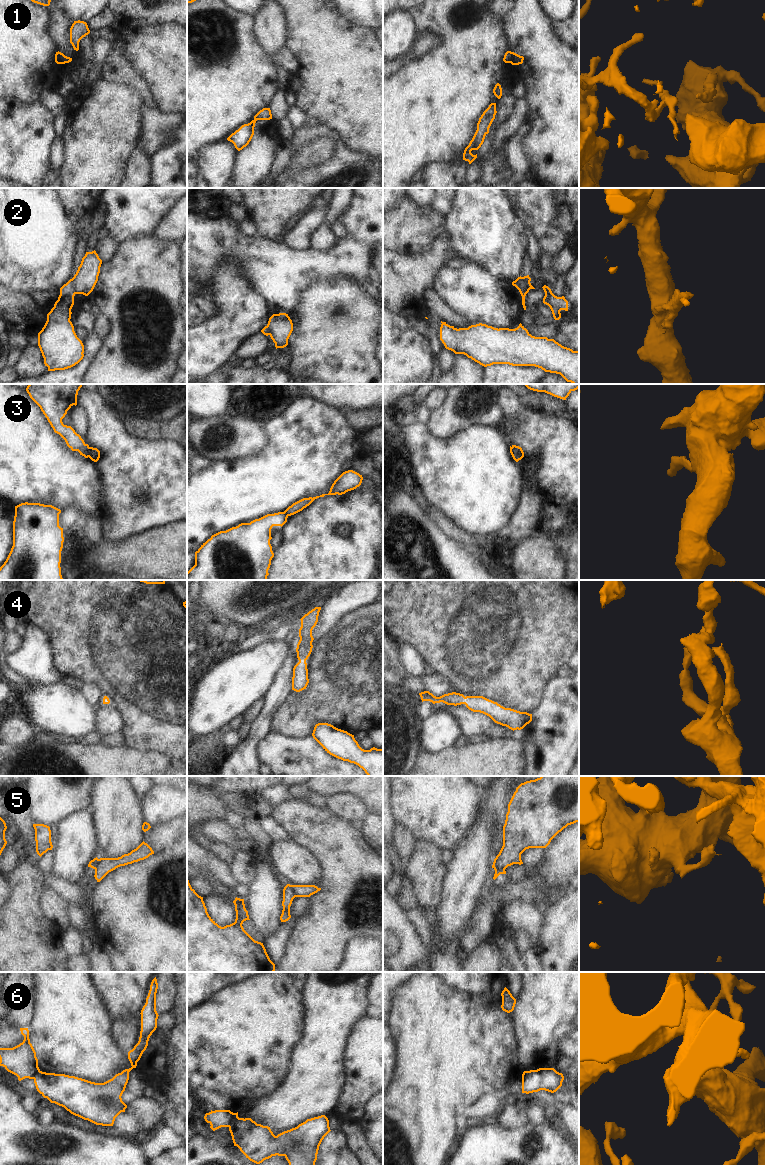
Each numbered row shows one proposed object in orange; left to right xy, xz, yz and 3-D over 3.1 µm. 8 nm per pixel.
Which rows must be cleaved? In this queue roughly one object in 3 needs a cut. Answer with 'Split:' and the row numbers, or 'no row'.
Split: 1, 2, 3, 5, 6

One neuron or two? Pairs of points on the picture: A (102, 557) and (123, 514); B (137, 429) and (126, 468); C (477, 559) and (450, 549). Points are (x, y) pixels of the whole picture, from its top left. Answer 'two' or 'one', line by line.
A: two
B: two
C: one

